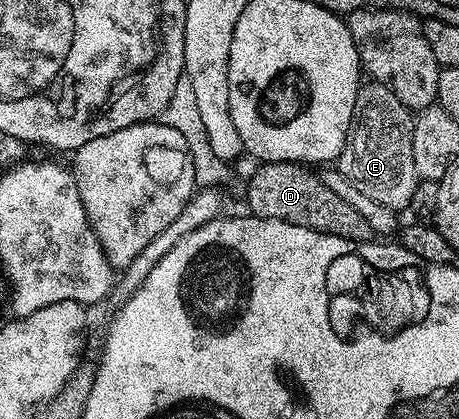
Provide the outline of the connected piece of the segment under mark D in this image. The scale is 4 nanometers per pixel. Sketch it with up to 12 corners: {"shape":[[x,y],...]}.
{"shape":[[266,161],[249,181],[255,217],[352,241],[371,224],[320,172]]}

